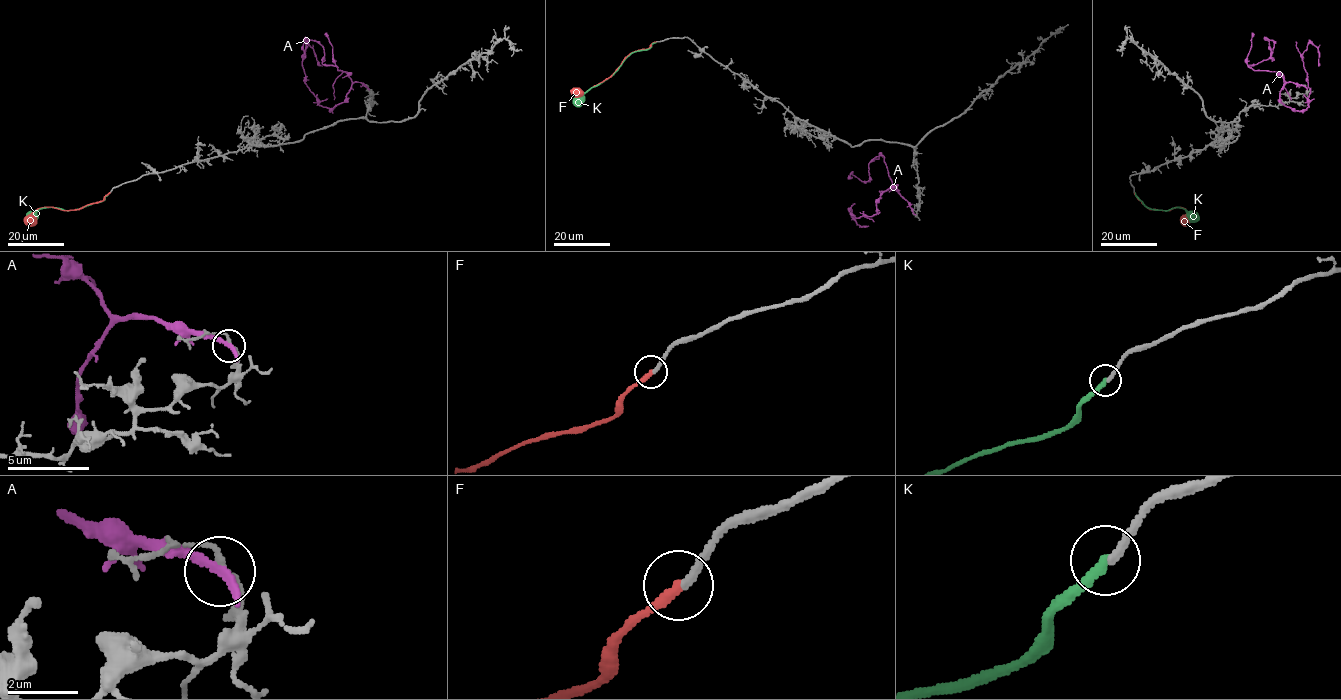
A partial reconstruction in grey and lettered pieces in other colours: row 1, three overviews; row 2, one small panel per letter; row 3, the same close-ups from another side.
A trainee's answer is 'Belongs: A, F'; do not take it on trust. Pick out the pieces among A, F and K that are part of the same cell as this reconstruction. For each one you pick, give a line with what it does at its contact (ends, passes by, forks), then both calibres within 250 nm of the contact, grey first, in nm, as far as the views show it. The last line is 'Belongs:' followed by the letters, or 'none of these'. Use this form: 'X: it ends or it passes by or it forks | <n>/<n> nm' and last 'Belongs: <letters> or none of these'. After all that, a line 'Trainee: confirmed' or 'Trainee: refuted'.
F: it ends | 240/260 nm
Belongs: F
Trainee: refuted

